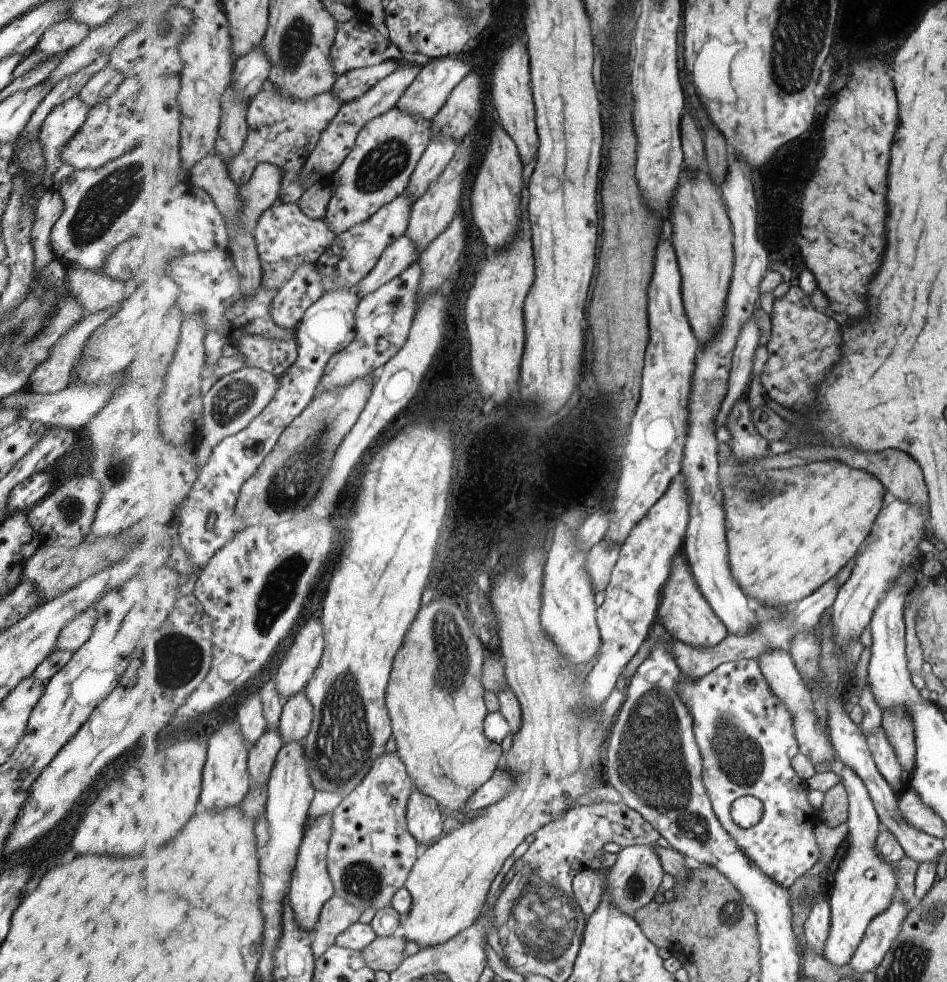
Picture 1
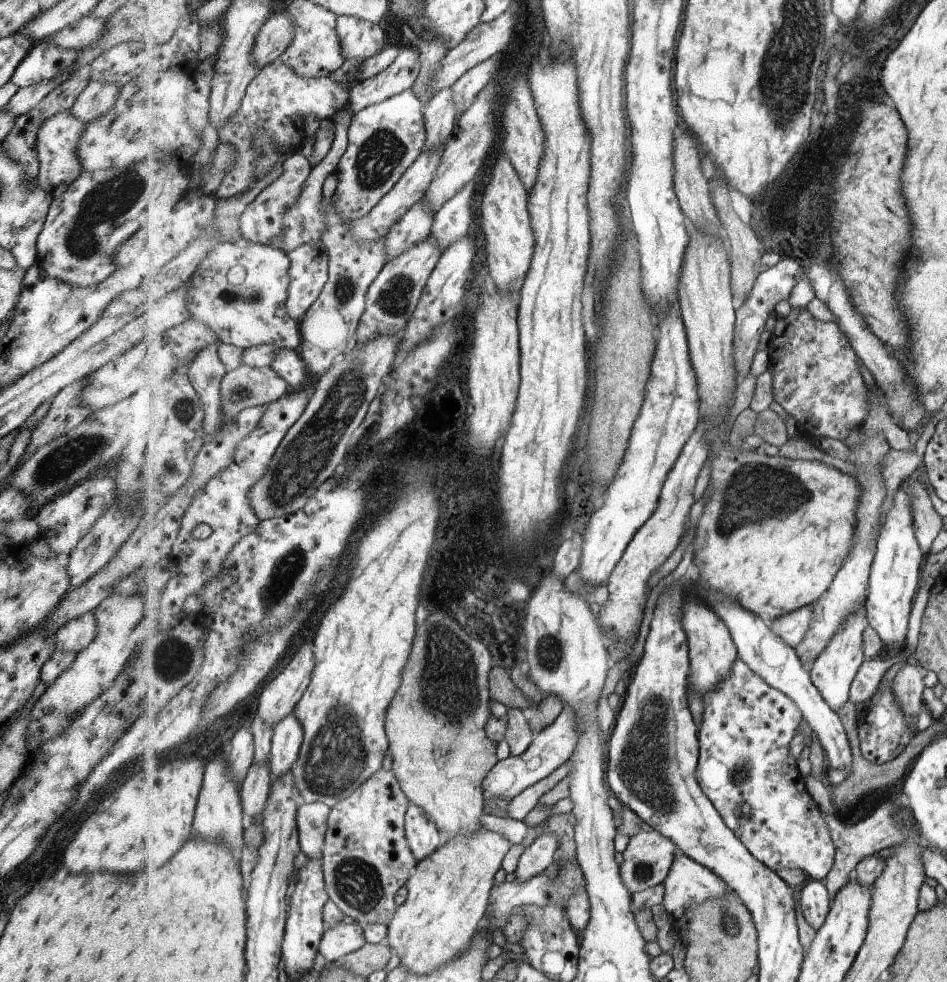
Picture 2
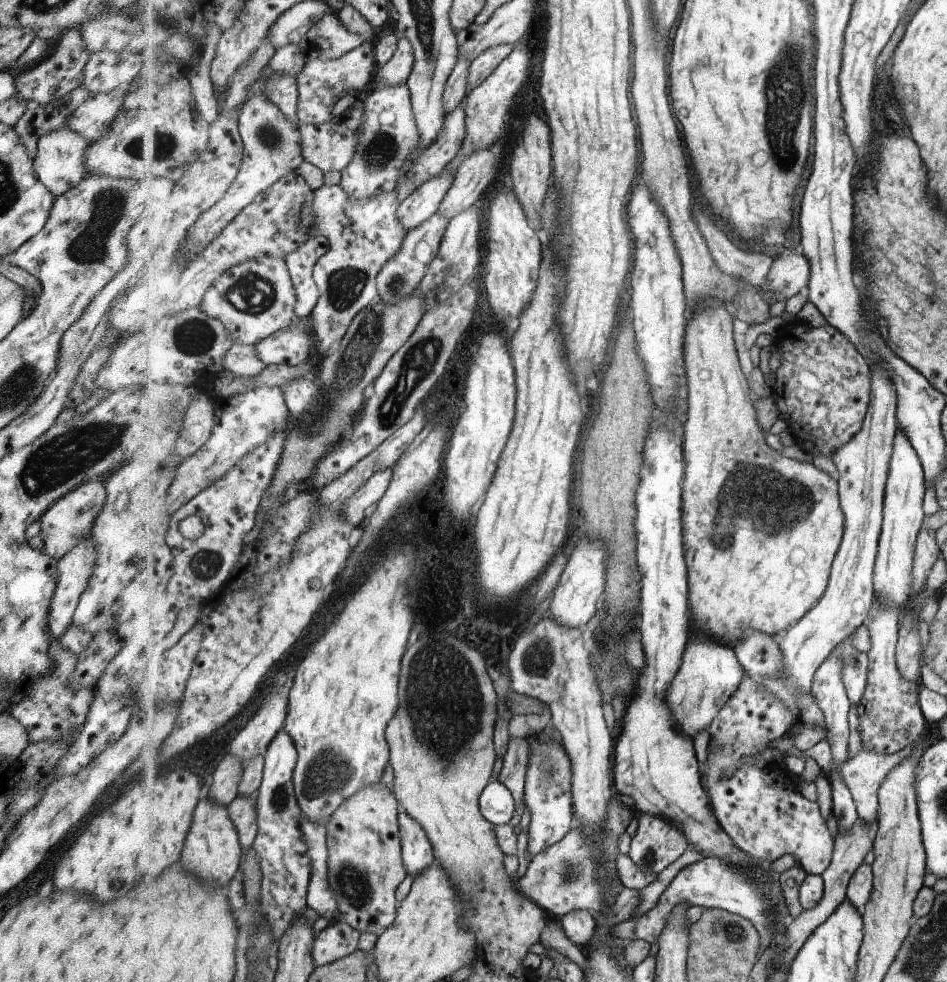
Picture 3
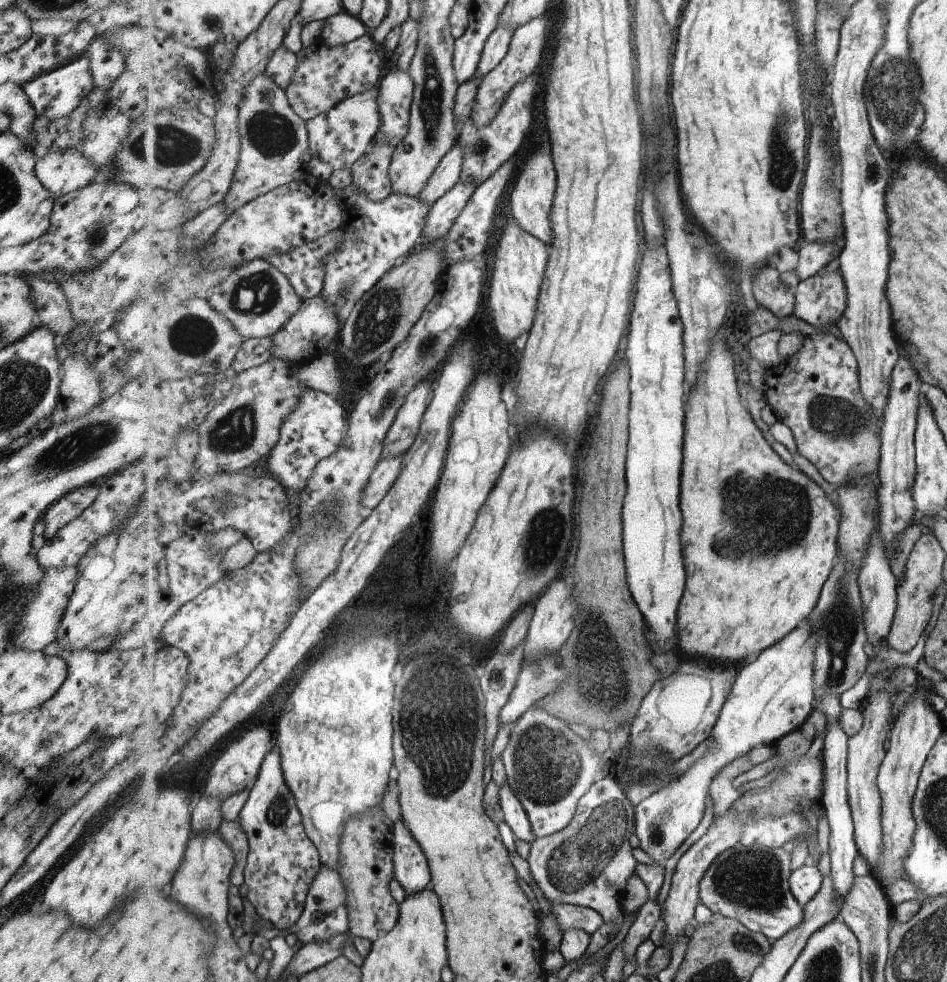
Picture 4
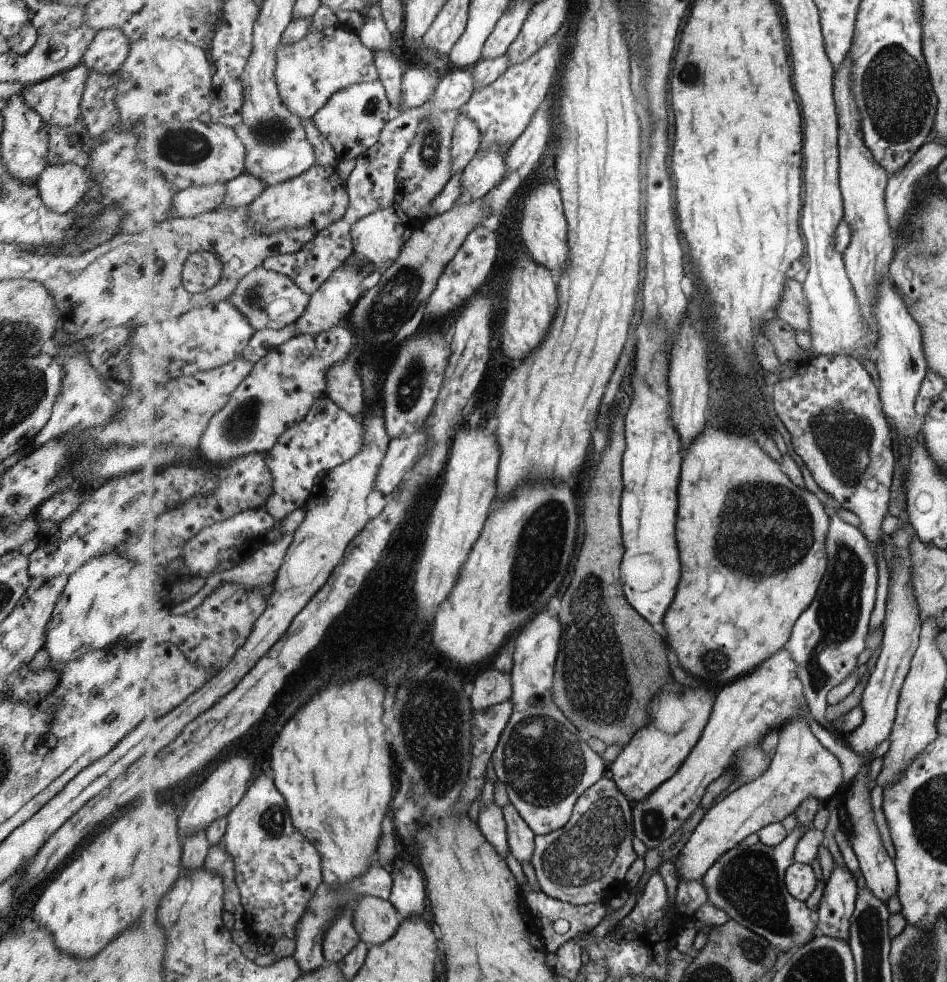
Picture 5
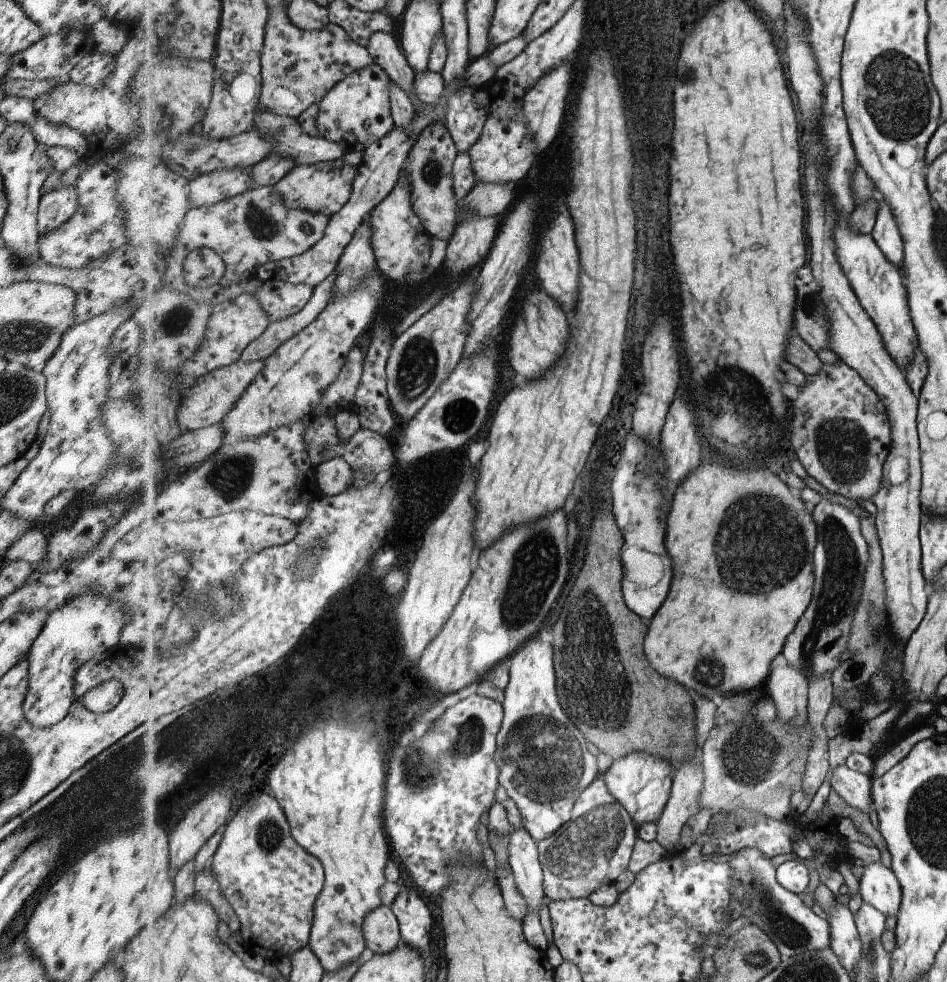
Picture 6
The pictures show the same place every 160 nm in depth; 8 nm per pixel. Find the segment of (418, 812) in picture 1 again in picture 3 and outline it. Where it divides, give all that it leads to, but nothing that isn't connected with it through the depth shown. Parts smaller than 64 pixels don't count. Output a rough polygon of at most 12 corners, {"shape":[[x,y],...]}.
{"shape":[[402,810],[404,863],[417,876],[435,862],[421,823]]}

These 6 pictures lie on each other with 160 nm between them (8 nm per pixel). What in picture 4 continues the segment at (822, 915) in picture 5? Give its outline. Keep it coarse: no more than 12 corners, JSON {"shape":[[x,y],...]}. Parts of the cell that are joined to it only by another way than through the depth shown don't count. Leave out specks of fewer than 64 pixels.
{"shape":[[837,693],[816,708],[828,718],[822,750],[831,874],[844,903],[860,855],[848,795],[850,736]]}

